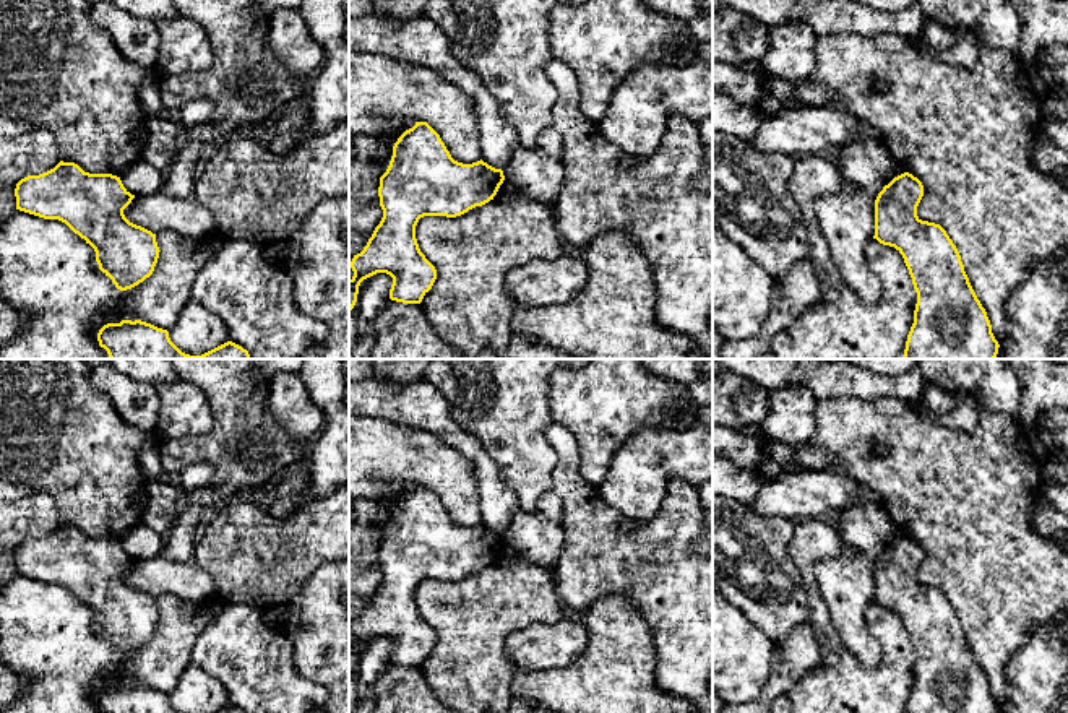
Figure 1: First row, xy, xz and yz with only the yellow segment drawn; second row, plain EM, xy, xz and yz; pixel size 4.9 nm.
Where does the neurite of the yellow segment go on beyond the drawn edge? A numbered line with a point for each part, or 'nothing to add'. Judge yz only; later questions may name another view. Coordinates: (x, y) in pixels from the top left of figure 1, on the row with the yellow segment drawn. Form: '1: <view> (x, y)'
nothing to add

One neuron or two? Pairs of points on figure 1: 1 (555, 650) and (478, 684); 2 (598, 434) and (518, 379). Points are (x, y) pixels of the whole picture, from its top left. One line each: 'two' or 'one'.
1: two
2: two

